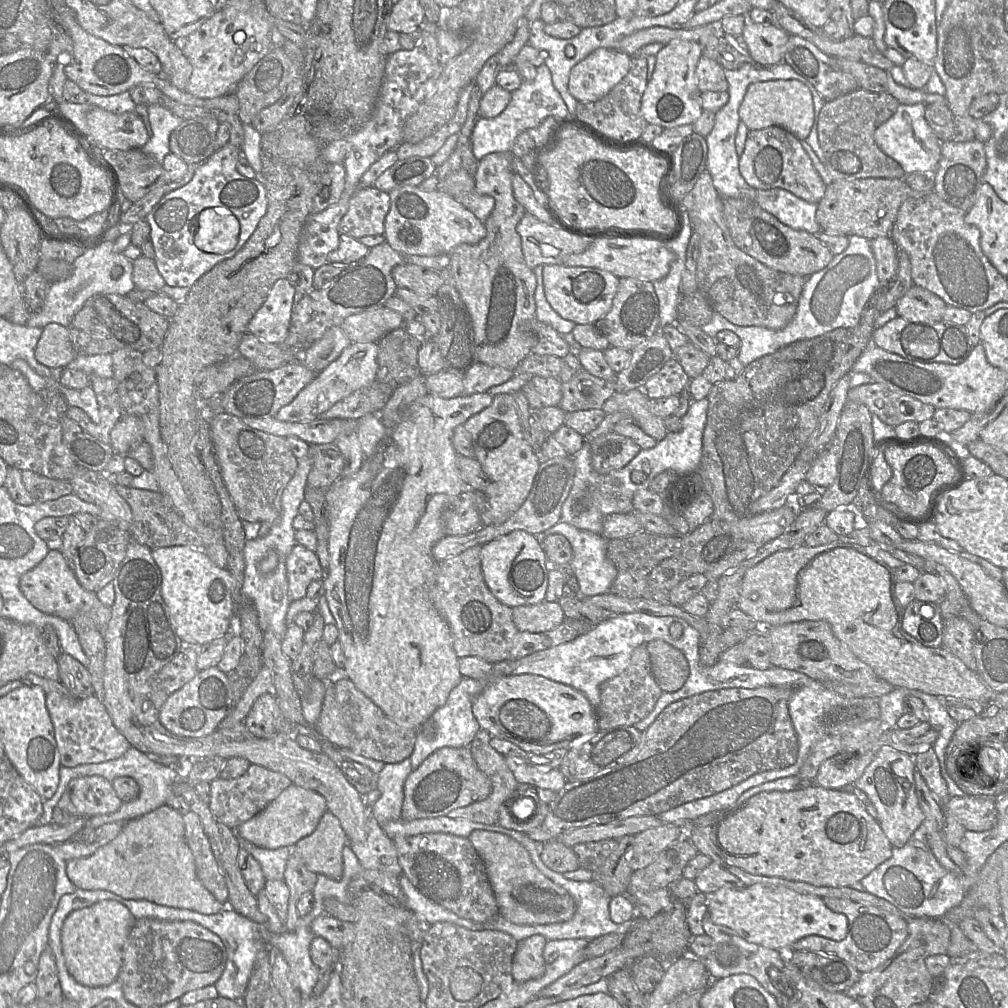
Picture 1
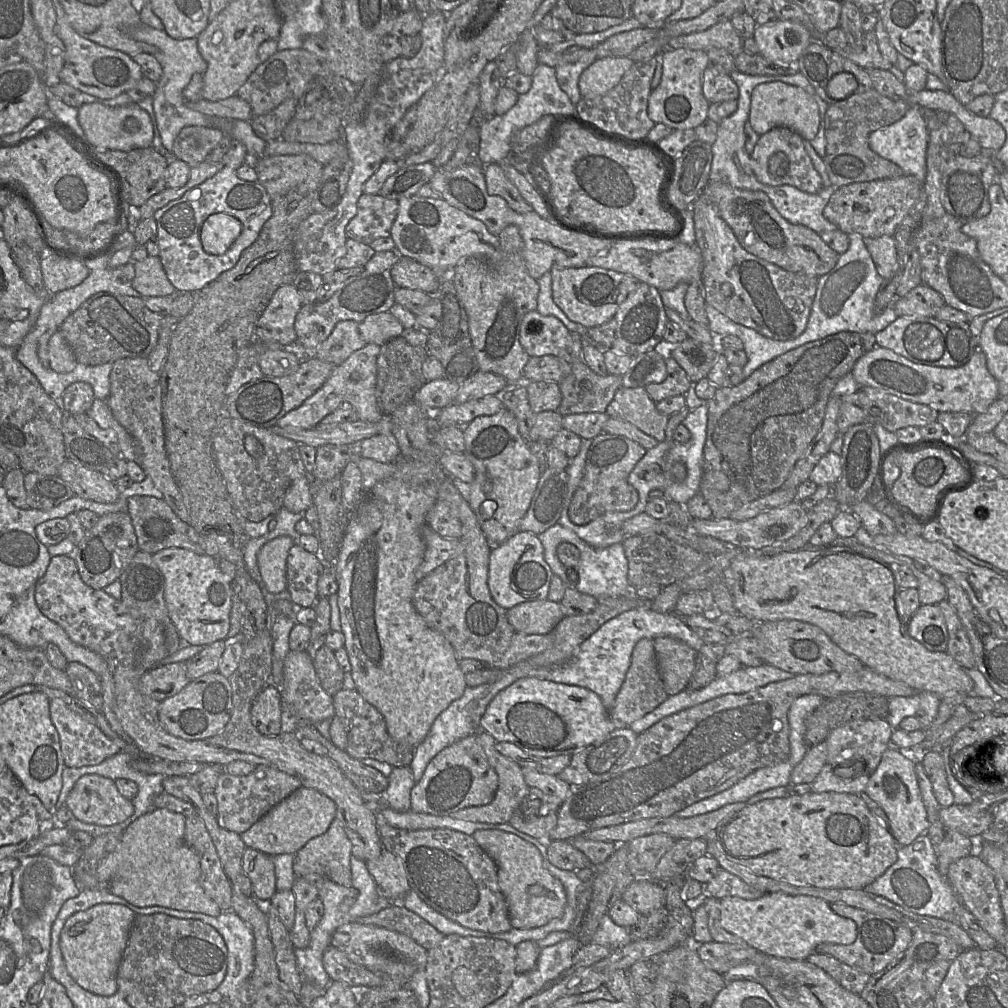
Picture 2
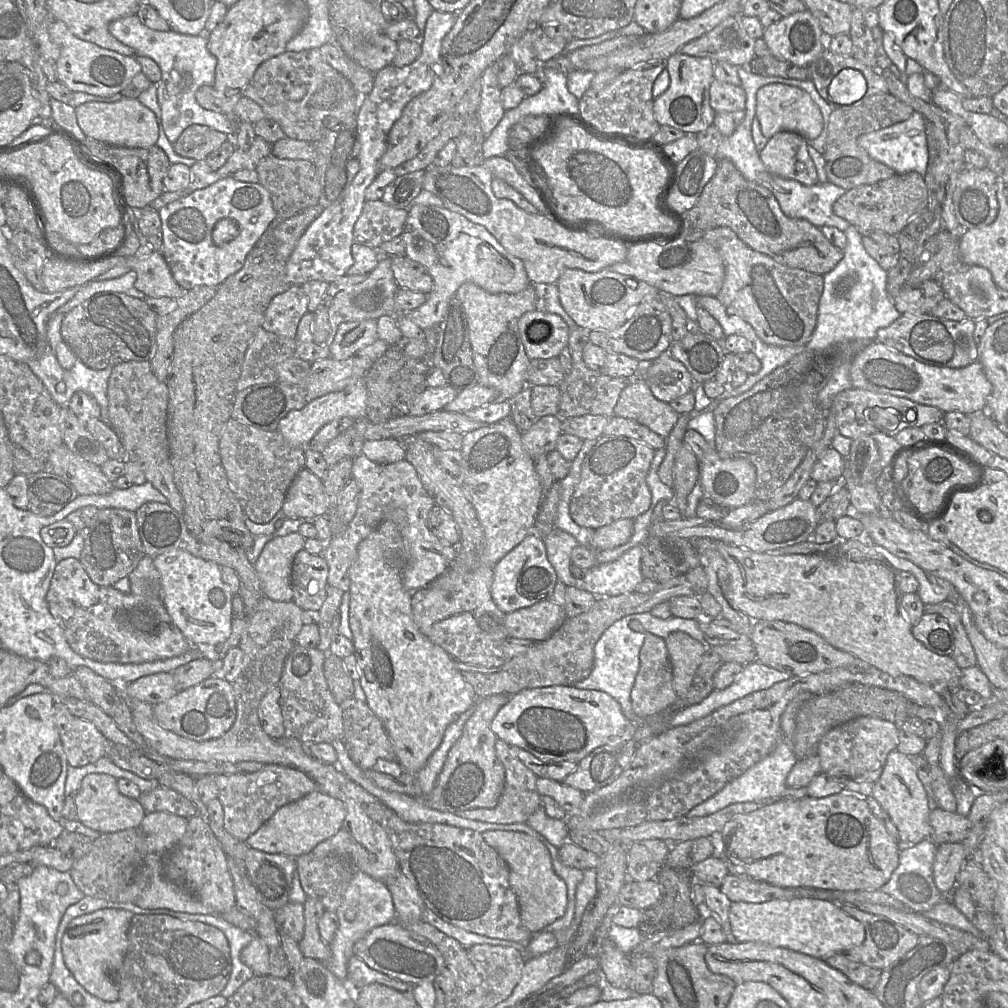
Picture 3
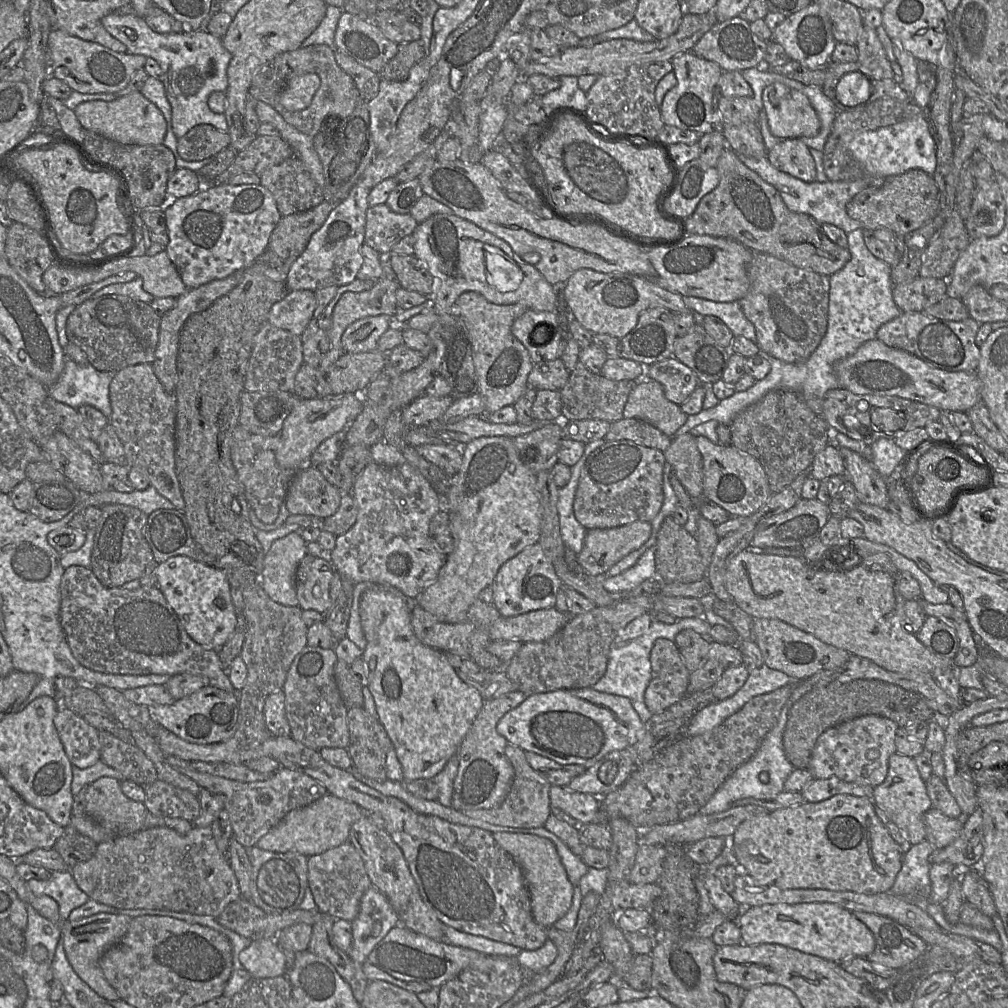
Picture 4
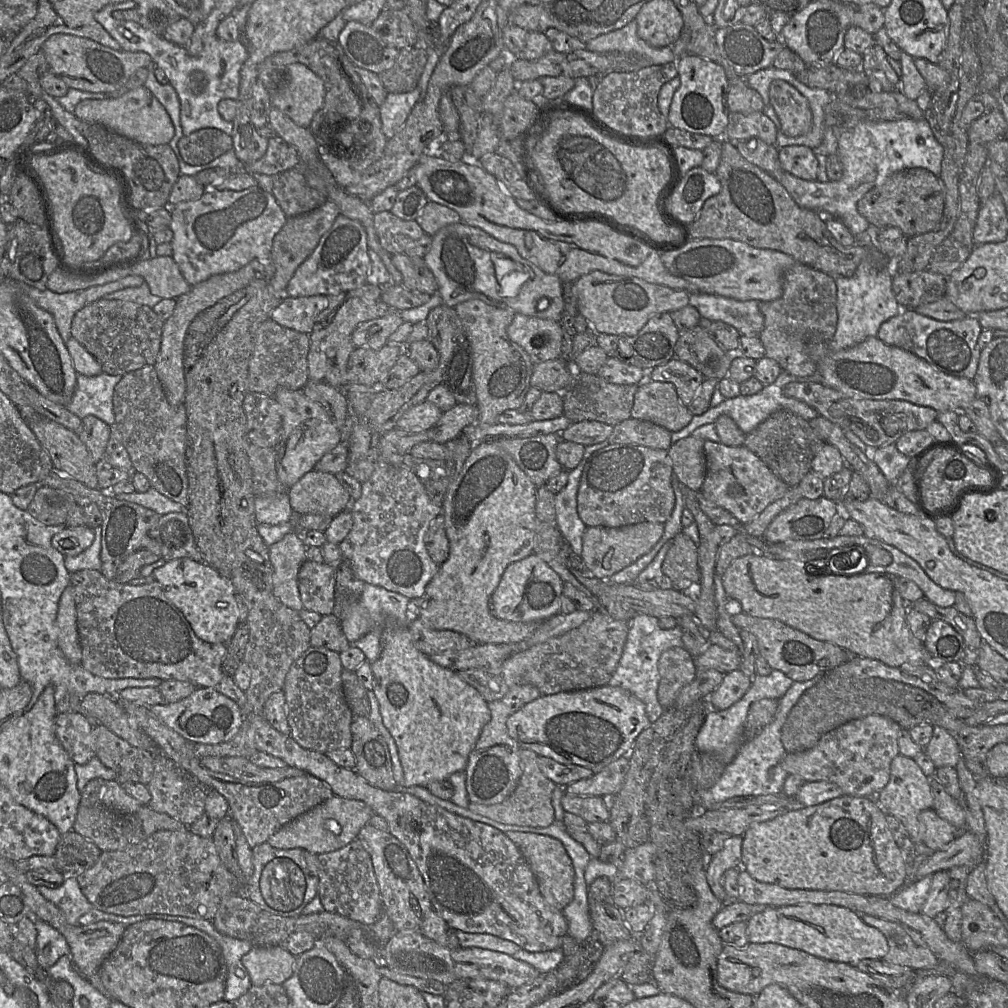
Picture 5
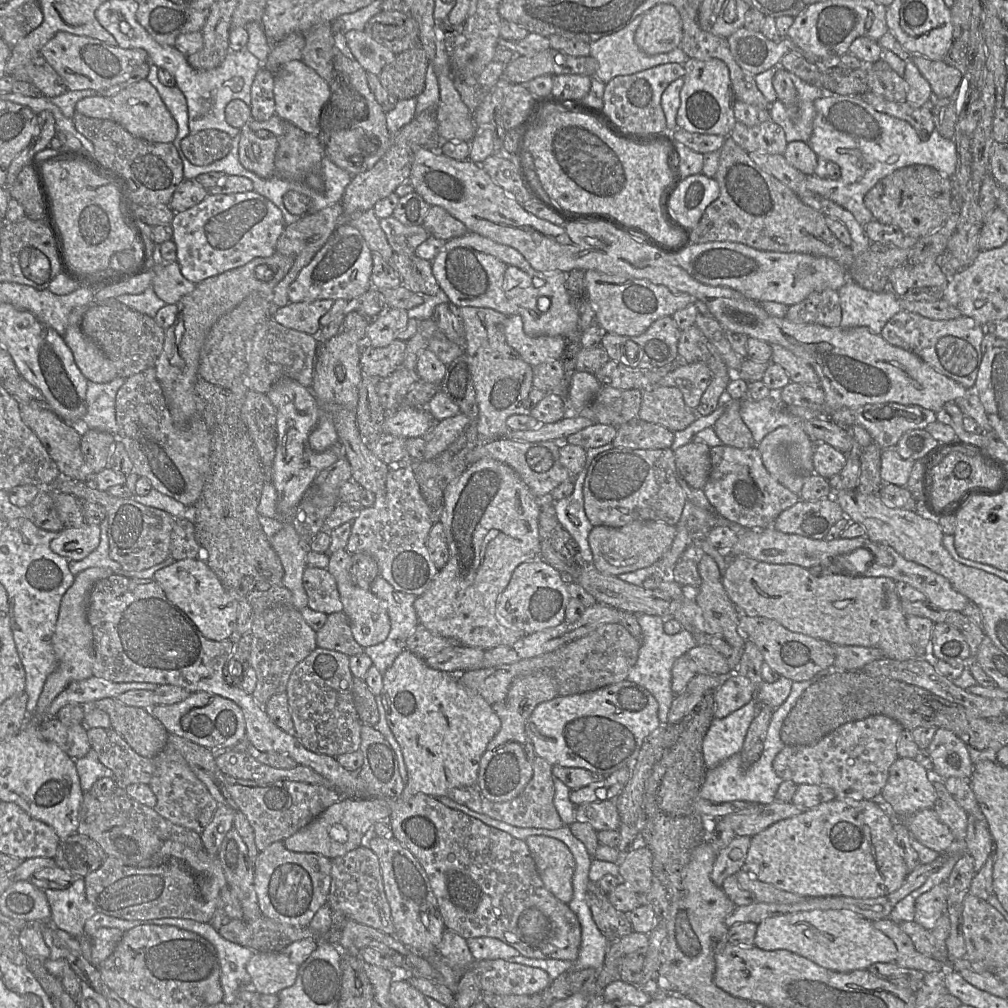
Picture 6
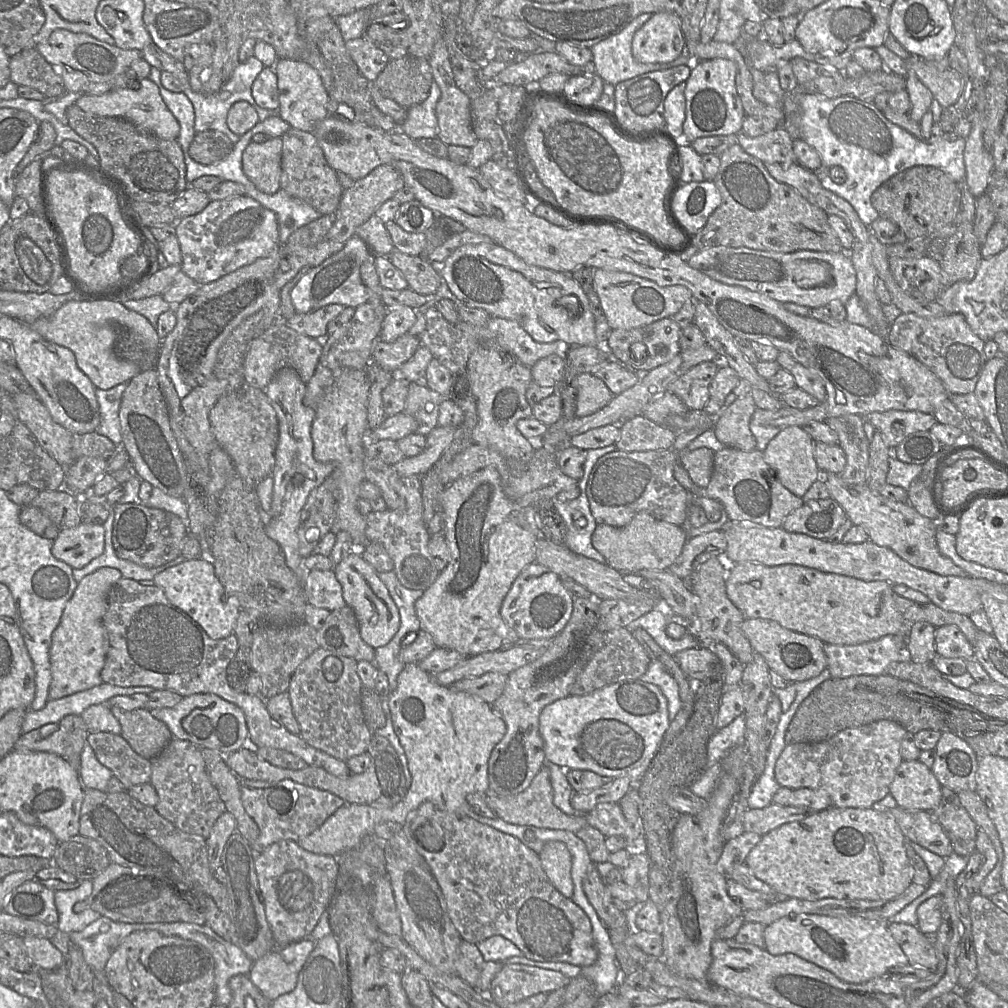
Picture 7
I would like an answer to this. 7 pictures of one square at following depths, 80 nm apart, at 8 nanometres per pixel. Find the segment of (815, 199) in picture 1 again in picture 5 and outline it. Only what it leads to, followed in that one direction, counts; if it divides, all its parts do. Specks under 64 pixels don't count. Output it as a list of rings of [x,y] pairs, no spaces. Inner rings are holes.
[[[788,145],[778,150],[781,167],[807,181],[817,180],[818,159],[814,150],[805,145]]]

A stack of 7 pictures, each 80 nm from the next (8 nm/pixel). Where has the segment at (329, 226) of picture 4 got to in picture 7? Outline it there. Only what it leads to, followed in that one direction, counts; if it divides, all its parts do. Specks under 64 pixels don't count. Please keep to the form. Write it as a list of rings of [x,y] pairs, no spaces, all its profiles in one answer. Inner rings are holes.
[[[353,235],[337,253],[323,263],[310,268],[291,290],[291,300],[297,313],[310,313],[328,304],[356,308],[368,301],[368,289],[361,279],[360,269],[372,252],[357,235]]]

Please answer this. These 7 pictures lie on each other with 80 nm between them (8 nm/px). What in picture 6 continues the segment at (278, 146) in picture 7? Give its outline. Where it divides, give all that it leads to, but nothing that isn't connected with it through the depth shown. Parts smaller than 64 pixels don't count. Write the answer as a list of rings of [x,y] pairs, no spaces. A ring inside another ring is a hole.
[[[248,124],[240,128],[239,161],[249,171],[261,178],[277,175],[275,155],[279,145],[278,137],[259,138]]]

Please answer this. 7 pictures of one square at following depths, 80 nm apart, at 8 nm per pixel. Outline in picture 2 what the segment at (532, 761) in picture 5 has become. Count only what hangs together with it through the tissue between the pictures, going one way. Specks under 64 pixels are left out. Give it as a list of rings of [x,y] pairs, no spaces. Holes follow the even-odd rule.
[[[480,730],[477,734],[478,743],[483,748],[487,761],[490,766],[496,771],[498,775],[498,788],[495,793],[494,799],[487,805],[471,806],[460,809],[450,814],[452,818],[461,819],[464,821],[481,822],[489,824],[502,824],[508,823],[513,816],[516,809],[519,808],[523,800],[528,796],[530,787],[526,784],[522,772],[522,767],[500,754],[495,744],[497,741],[486,731]]]

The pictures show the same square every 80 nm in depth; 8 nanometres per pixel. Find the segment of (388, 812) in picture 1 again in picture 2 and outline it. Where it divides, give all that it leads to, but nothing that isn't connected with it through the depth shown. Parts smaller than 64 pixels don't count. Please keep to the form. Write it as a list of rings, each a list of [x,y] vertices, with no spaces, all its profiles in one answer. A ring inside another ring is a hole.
[[[394,767],[388,780],[388,787],[381,793],[383,801],[398,812],[410,810],[411,790],[416,783],[411,767]]]

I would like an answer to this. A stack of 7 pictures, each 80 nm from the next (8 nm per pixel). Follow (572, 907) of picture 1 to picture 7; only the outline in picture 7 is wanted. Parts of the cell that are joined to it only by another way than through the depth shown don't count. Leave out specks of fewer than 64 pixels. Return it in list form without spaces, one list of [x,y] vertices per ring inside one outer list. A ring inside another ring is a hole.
[[[549,841],[538,855],[551,884],[563,896],[571,899],[574,893],[571,877],[572,857],[567,846],[560,841]]]

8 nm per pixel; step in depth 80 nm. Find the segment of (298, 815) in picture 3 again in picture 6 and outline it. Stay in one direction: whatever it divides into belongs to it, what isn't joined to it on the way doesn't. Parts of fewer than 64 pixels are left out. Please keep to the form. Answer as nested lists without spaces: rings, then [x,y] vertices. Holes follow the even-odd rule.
[[[344,798],[341,799],[339,802],[335,803],[334,805],[330,806],[327,810],[325,810],[323,813],[321,813],[314,821],[312,821],[309,825],[307,825],[305,828],[297,832],[296,834],[292,835],[291,837],[285,839],[283,841],[284,846],[291,851],[294,852],[307,852],[307,853],[316,853],[319,855],[322,855],[324,857],[327,857],[329,859],[334,859],[336,857],[345,855],[346,853],[358,848],[359,846],[362,845],[364,842],[364,835],[366,832],[369,830],[370,827],[374,827],[374,825],[377,822],[388,822],[389,818],[392,813],[392,807],[388,803],[387,800],[398,800],[398,799],[372,799],[372,798]]]

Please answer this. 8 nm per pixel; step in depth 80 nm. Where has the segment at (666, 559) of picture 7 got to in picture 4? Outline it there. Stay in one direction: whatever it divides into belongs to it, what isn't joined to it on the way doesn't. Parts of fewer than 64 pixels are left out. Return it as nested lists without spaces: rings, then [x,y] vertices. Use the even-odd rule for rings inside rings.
[[[635,521],[619,527],[587,530],[577,561],[590,576],[602,576],[651,536],[651,522]]]

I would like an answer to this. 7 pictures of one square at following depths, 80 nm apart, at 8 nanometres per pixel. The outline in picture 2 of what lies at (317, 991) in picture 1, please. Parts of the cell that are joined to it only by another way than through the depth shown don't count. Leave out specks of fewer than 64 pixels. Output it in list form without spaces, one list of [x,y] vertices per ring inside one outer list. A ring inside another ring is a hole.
[[[332,945],[324,951],[322,962],[331,980],[344,982],[352,989],[375,987],[387,978],[349,960],[343,952]]]

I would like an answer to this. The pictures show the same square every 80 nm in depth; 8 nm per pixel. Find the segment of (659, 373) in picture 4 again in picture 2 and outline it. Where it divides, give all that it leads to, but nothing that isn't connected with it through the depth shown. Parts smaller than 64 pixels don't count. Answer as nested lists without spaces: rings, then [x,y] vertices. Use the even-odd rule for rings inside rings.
[[[666,353],[665,366],[667,376],[661,383],[650,383],[646,392],[654,402],[659,402],[673,396],[685,395],[692,382],[684,369]]]

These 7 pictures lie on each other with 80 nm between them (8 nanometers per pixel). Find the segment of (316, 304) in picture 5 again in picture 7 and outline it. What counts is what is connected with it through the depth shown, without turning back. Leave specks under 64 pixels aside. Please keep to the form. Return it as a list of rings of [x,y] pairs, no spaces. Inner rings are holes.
[[[328,304],[310,313],[296,312],[285,320],[285,323],[302,335],[322,340],[328,335],[329,322],[341,314],[344,309],[345,306],[340,304]]]

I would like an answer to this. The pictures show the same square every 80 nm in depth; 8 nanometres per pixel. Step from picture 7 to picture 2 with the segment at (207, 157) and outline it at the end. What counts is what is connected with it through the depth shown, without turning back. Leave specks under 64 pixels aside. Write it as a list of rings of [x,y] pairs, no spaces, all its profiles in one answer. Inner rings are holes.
[[[186,126],[175,138],[172,153],[191,167],[205,161],[223,136],[217,127]]]

